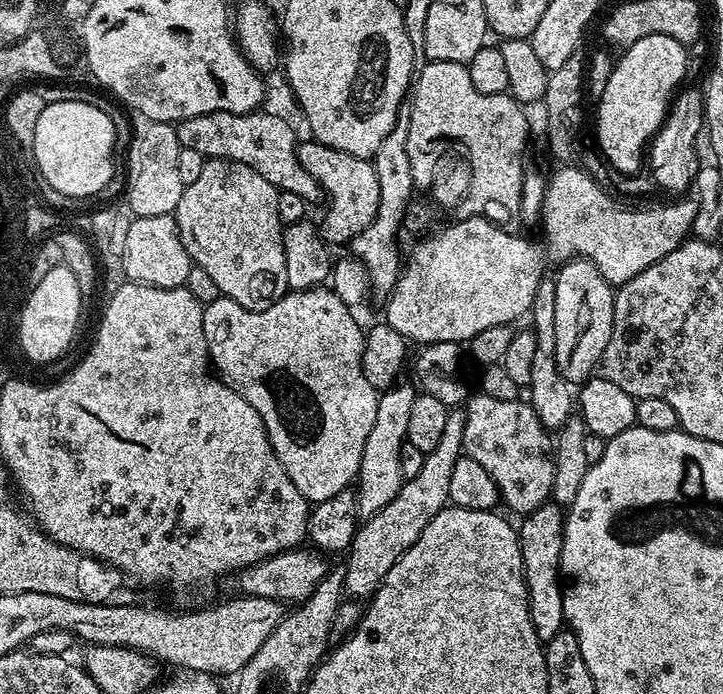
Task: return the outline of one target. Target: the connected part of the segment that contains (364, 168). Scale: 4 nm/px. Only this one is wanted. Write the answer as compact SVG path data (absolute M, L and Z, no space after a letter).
M311 138L305 139L304 144L301 143L296 149L296 157L304 172L310 174L310 178L314 178L317 184L320 185L320 190L323 199L328 199L328 209L324 212L324 221L319 221L318 227L321 236L324 237L325 245L332 244L345 245L350 240L354 239L360 231L366 230L374 221L375 215L378 214L378 174L374 174L374 166L371 159L363 156L355 156L354 154L346 154L342 150L334 150L325 144L319 144Z

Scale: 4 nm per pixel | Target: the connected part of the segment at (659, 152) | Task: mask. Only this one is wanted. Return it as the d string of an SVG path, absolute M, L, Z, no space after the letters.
M684 86L672 97L672 103L665 116L659 132L650 141L650 156L652 152L652 169L650 175L655 187L665 188L672 194L684 194L696 183L696 171L700 158L697 155L697 145L701 143L704 131L704 93L699 87Z

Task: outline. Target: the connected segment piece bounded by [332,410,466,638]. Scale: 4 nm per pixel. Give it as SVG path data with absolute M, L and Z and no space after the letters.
M463 410L449 411L446 418L446 430L442 434L438 446L434 450L424 453L422 470L414 474L414 478L404 481L404 485L398 490L398 494L378 514L367 517L357 527L352 545L348 548L346 559L342 564L344 569L344 594L346 599L338 606L334 626L333 637L344 638L351 633L352 629L360 623L364 616L366 602L382 586L386 574L390 574L390 566L402 558L402 554L422 534L422 530L449 503L450 477L454 471L454 462L464 452L464 423L466 414Z

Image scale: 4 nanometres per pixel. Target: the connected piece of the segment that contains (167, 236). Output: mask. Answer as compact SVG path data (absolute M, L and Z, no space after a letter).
M175 215L138 216L130 222L125 252L122 254L123 279L133 284L159 288L183 288L193 266L186 246L182 246Z

